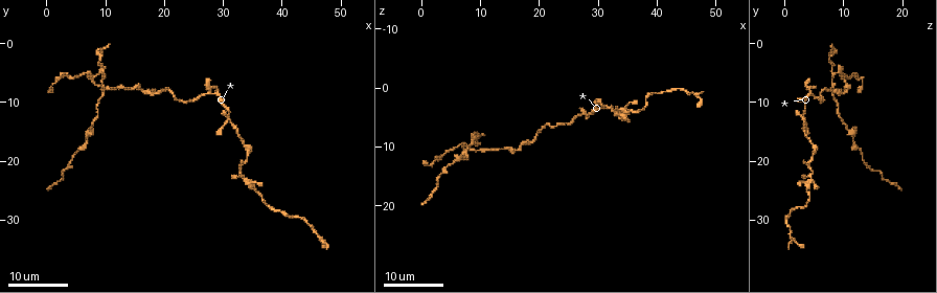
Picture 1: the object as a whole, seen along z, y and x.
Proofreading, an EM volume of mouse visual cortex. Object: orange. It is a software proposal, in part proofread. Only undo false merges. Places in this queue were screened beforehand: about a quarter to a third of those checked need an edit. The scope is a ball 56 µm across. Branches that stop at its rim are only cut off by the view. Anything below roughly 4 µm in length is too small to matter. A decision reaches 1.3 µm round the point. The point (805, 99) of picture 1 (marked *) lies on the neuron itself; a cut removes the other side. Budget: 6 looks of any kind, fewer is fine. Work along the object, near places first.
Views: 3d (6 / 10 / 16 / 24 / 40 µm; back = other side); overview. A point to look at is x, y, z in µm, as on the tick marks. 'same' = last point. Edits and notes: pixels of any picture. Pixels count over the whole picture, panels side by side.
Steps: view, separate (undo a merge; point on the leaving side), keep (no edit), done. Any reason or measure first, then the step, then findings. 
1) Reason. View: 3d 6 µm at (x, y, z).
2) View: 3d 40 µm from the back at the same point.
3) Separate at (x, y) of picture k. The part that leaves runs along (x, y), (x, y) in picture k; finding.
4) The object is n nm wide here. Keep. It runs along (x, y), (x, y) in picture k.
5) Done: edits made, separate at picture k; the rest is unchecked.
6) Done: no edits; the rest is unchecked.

Looks like a crossing. View: 3d 16 µm at (31.0, 13.0, 3.5).

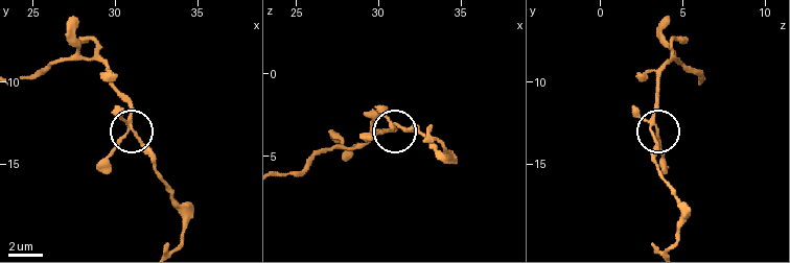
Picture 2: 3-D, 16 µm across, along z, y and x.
View: 3d 10 µm at the same point.

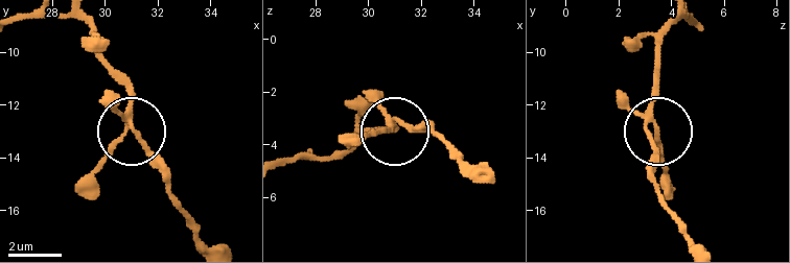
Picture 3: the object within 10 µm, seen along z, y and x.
From behind. View: 3d 10 µm from the back at (31.0, 12.9, 3.3).

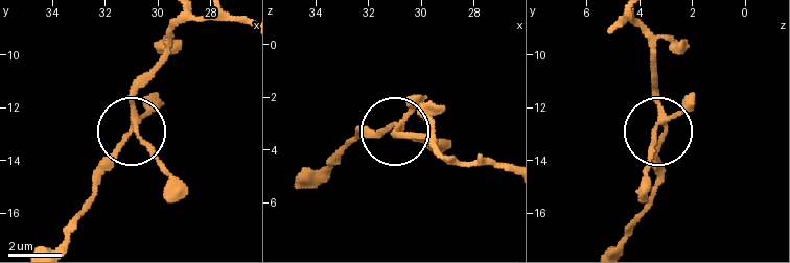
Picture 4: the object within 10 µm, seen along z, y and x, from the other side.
4 arms meet here. Keep. One neuron here.

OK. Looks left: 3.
Thick turns thin. View: 3d 16 µm at (33.5, 16.5, 4.0).

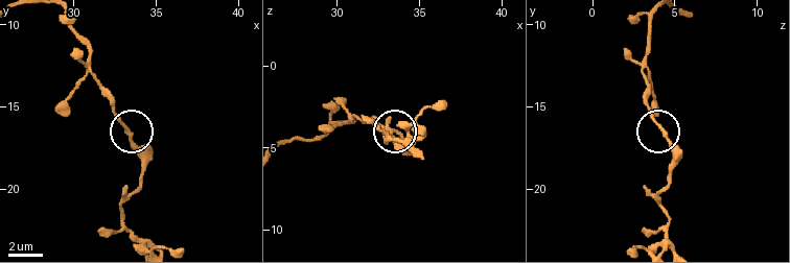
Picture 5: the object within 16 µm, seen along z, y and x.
View: 3d 6 µm at (33.5, 16.8, 4.4).

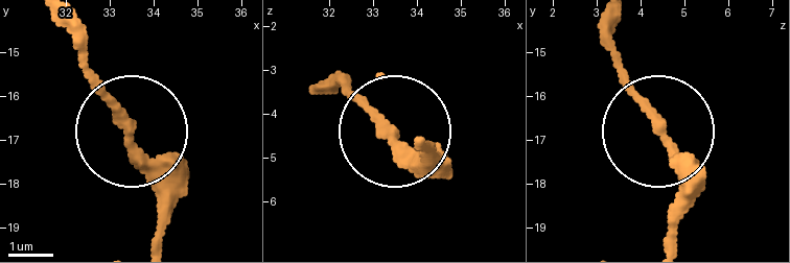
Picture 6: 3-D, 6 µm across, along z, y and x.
Keep. It runs along (605, 18), (620, 85), (676, 163), (676, 216) in picture 6; all the same neuron.

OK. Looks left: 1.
Done: no edits; the rest is unchecked.

